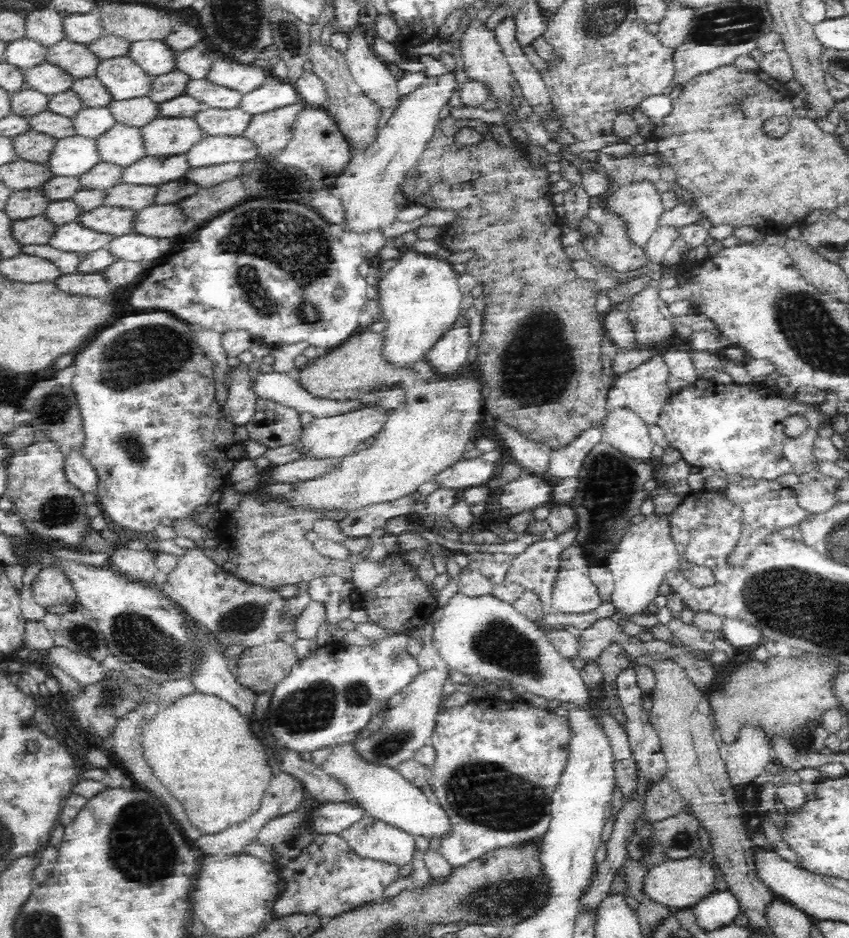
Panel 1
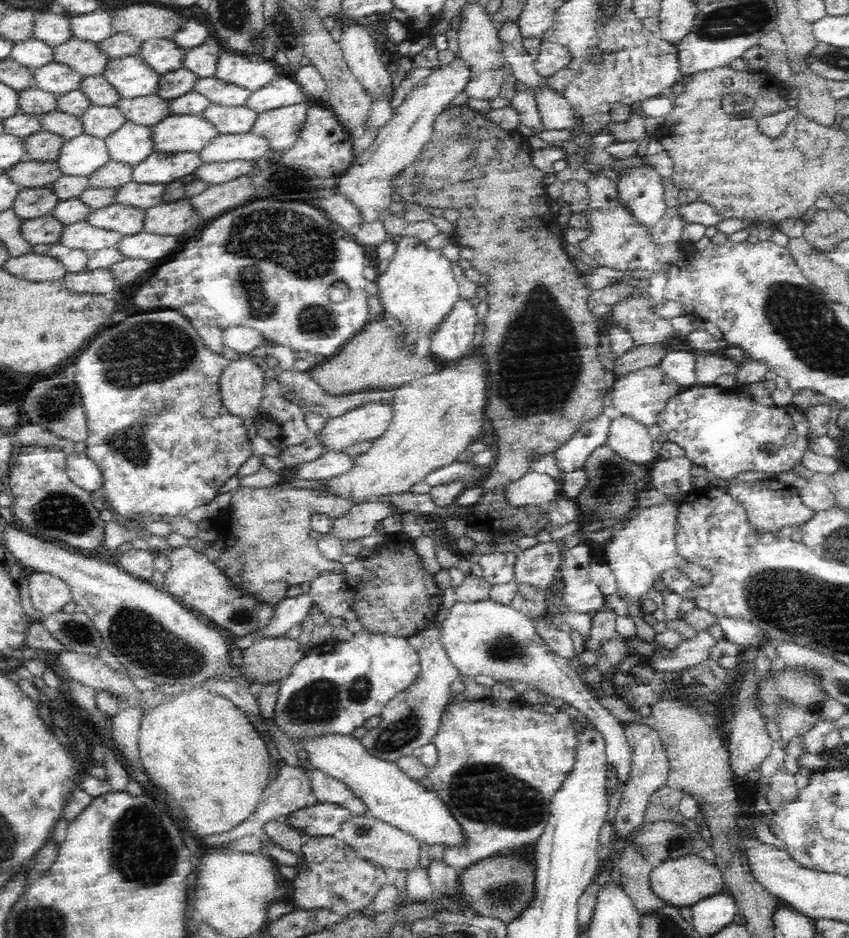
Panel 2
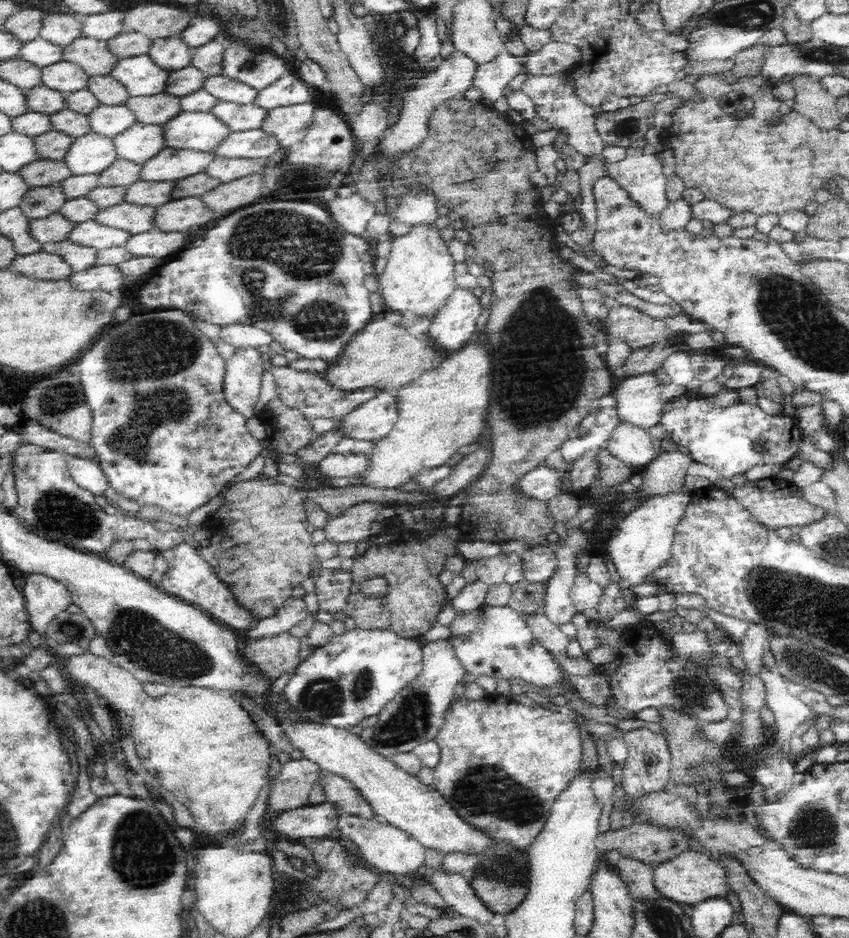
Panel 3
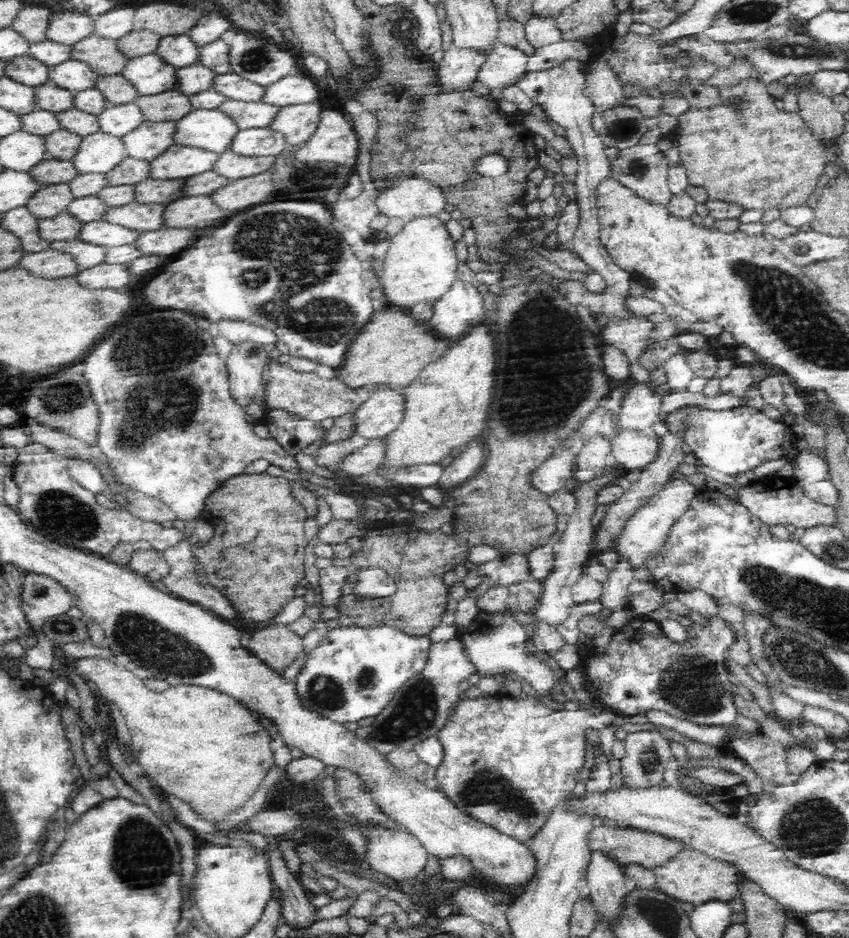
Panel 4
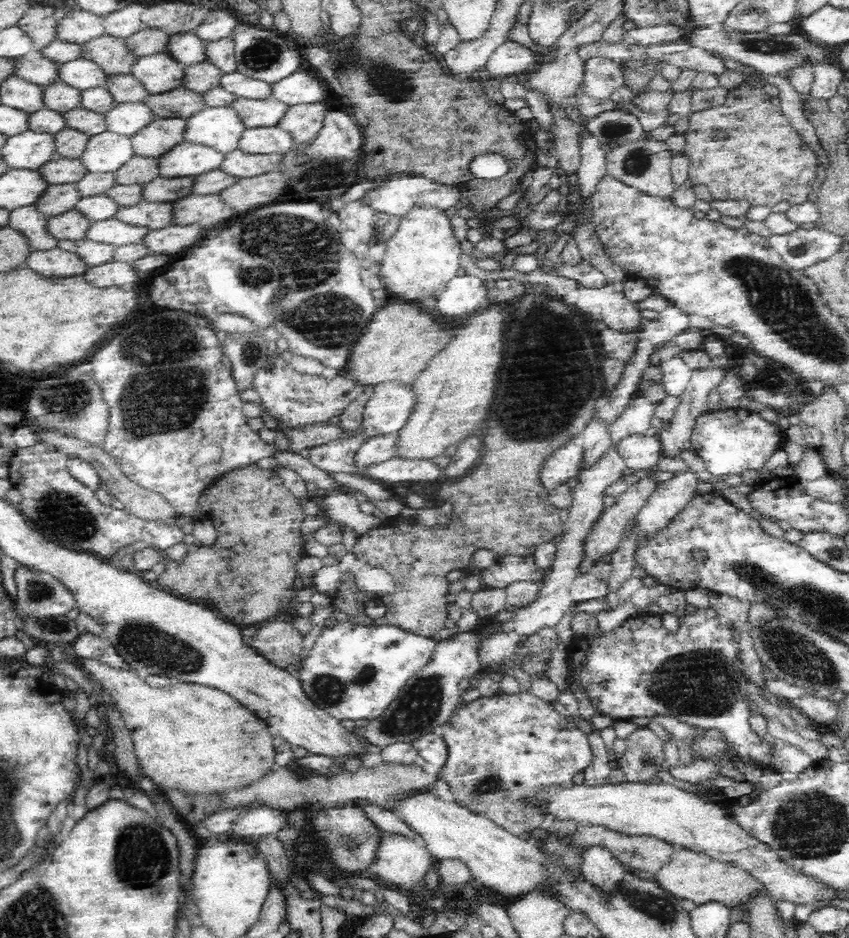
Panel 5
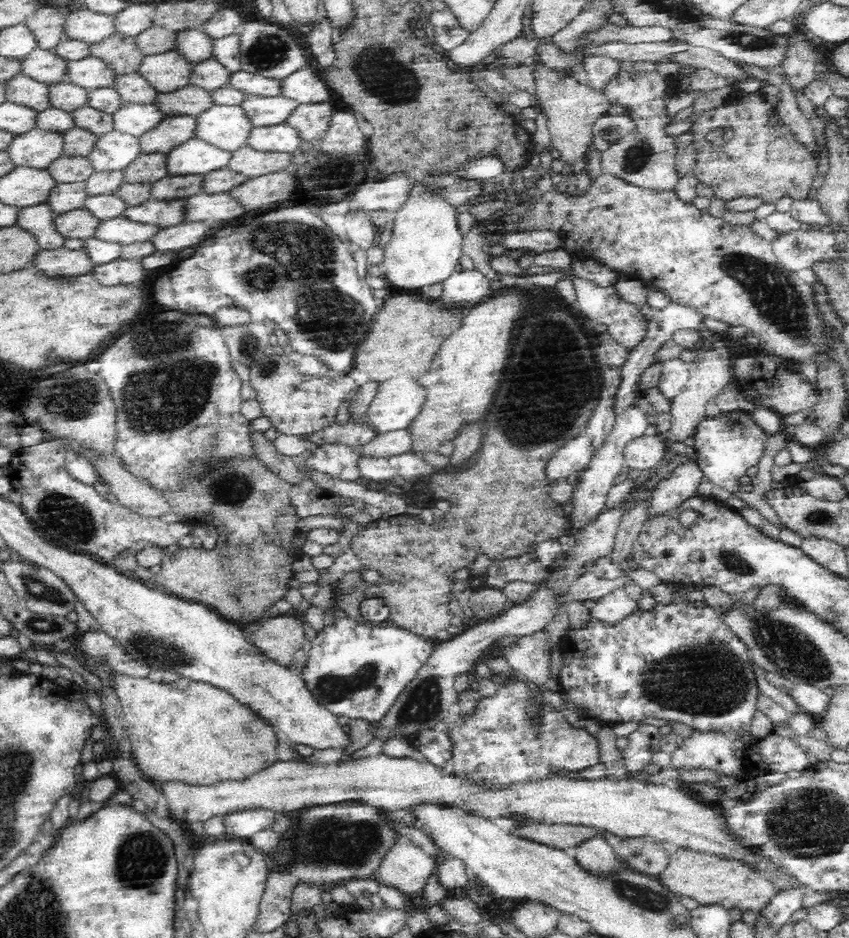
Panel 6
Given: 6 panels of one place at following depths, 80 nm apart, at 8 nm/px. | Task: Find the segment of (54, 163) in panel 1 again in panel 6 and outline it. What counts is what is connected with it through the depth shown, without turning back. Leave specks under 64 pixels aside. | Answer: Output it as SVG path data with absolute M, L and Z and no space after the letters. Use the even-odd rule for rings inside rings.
M114 129L99 136L97 146L88 158L96 171L122 170L142 154L140 142L140 137Z

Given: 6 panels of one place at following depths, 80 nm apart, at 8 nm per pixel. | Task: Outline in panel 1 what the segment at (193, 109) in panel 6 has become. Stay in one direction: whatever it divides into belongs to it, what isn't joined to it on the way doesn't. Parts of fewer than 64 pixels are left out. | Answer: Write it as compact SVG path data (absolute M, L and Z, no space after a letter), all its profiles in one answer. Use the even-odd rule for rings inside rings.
M148 95L130 100L112 100L108 104L116 122L134 128L144 128L156 118L160 118L160 103L152 100Z

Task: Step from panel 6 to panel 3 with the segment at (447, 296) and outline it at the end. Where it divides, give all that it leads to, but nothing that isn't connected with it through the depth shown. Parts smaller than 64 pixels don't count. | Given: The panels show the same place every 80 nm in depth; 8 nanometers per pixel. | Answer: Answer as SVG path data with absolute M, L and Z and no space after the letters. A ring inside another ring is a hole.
M456 287L448 296L446 302L441 304L433 317L430 318L429 338L434 340L434 343L438 343L442 349L446 349L446 352L456 350L476 334L476 324L478 324L476 319L480 314L482 314L480 298L472 290Z

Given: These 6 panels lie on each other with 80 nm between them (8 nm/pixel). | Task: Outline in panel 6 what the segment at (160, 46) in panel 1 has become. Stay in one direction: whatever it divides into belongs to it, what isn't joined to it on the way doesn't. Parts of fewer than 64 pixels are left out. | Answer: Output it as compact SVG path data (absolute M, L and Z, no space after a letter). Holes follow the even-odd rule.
M203 29L180 31L176 46L177 50L182 52L195 66L200 62L213 59L214 39Z

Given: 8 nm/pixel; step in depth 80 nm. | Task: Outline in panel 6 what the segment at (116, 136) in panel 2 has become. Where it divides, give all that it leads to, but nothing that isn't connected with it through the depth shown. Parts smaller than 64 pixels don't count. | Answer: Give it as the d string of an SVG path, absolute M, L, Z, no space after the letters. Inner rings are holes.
M168 115L154 131L141 137L142 153L169 153L179 144L197 136L198 117Z

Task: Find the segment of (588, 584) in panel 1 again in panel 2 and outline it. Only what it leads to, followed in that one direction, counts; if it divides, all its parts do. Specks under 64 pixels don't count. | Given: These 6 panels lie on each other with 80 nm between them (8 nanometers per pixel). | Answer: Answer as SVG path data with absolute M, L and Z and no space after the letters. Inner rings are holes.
M583 541L567 545L559 569L559 578L564 581L564 599L572 612L589 613L604 605L604 593L589 575L589 566L594 558L592 548Z

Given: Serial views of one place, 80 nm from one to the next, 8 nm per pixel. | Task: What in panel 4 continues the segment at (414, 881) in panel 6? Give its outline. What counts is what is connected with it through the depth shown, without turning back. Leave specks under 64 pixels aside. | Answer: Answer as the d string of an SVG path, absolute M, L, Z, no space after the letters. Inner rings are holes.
M363 821L362 829L368 837L366 861L374 870L396 882L410 880L424 870L428 851L410 832L367 826L367 822Z

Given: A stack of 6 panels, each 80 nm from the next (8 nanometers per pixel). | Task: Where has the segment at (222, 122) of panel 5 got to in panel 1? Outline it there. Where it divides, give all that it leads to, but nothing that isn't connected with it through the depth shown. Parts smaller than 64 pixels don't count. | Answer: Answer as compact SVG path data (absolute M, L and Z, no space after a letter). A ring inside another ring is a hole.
M160 117L142 128L146 155L188 153L207 138L196 117Z

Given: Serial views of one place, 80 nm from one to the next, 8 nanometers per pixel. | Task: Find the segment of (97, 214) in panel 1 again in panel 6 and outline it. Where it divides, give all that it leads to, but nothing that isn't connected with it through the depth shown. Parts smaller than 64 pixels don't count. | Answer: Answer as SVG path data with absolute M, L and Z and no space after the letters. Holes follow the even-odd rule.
M152 198L140 206L128 207L123 215L130 220L160 225L160 228L176 226L184 223L186 218L186 199L156 200Z

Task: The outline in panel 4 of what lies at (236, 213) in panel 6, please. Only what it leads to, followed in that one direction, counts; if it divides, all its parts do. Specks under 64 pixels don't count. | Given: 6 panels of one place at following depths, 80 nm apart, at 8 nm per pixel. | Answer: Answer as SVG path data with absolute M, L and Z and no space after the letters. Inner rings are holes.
M184 195L166 205L164 226L168 228L206 228L232 217L228 210L208 196Z

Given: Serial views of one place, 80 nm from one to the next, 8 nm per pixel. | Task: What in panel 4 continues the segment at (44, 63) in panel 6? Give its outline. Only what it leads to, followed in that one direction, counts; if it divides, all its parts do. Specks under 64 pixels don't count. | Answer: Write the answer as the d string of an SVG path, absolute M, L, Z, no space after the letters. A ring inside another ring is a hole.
M30 53L8 60L5 76L30 86L42 86L51 80L51 67Z

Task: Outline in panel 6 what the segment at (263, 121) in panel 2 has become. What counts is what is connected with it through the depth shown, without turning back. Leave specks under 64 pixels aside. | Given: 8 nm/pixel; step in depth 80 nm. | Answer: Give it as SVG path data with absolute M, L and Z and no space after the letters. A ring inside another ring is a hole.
M330 100L320 104L300 104L286 124L296 128L305 144L321 139L328 132L334 114Z

